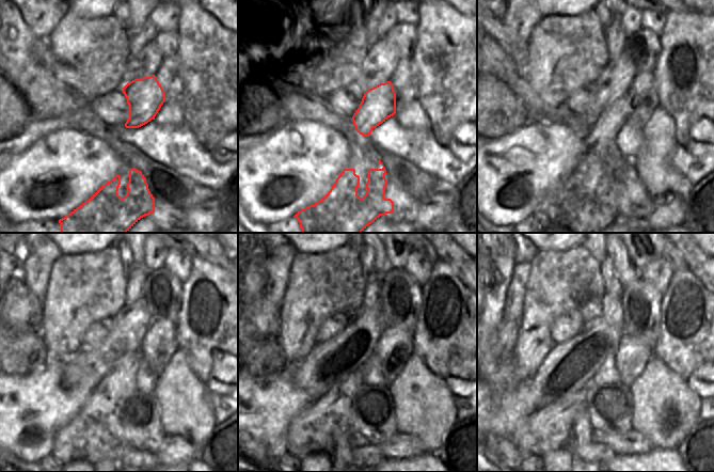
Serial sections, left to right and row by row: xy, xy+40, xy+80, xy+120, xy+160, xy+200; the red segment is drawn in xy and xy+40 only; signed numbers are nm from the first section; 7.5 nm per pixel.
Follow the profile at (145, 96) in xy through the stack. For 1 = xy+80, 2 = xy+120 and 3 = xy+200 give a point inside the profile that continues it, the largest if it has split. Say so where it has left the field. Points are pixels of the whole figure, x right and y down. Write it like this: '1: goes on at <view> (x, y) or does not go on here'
1: goes on at xy+80 (609, 122)
2: goes on at xy+120 (128, 367)
3: goes on at xy+200 (624, 393)

